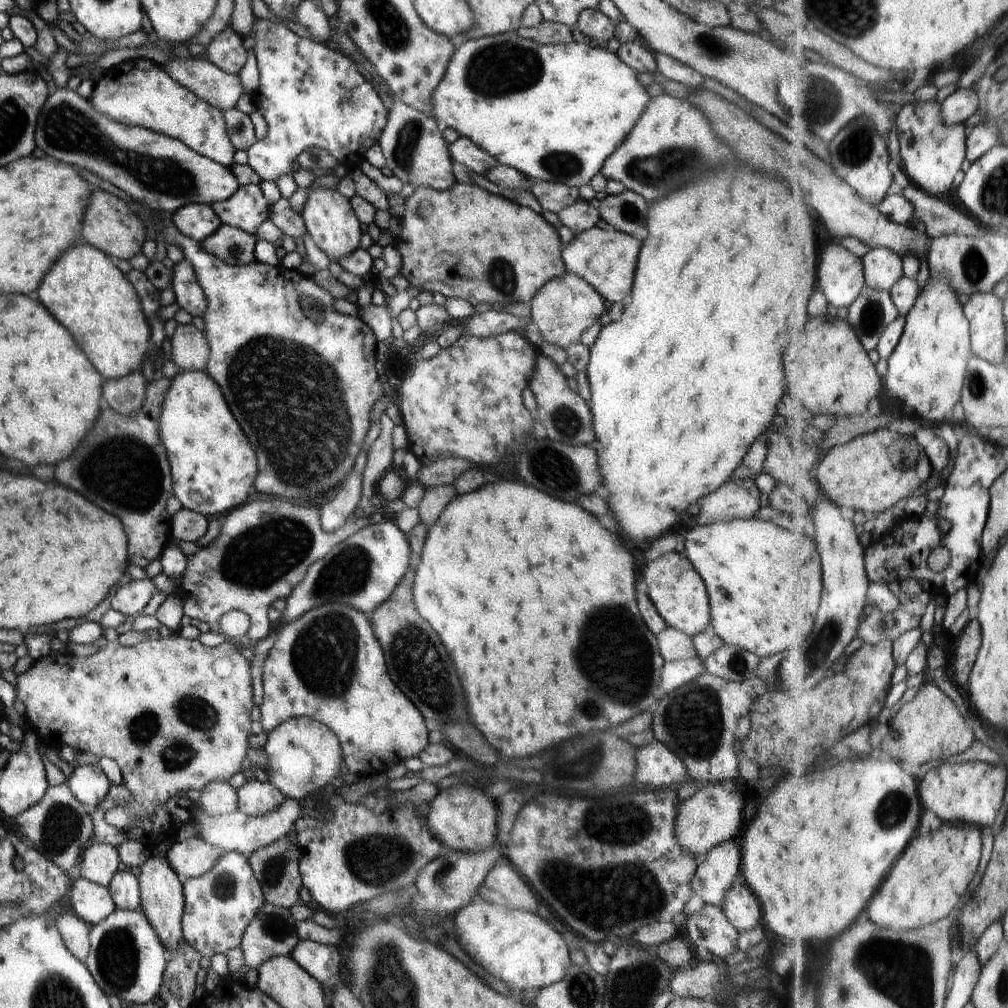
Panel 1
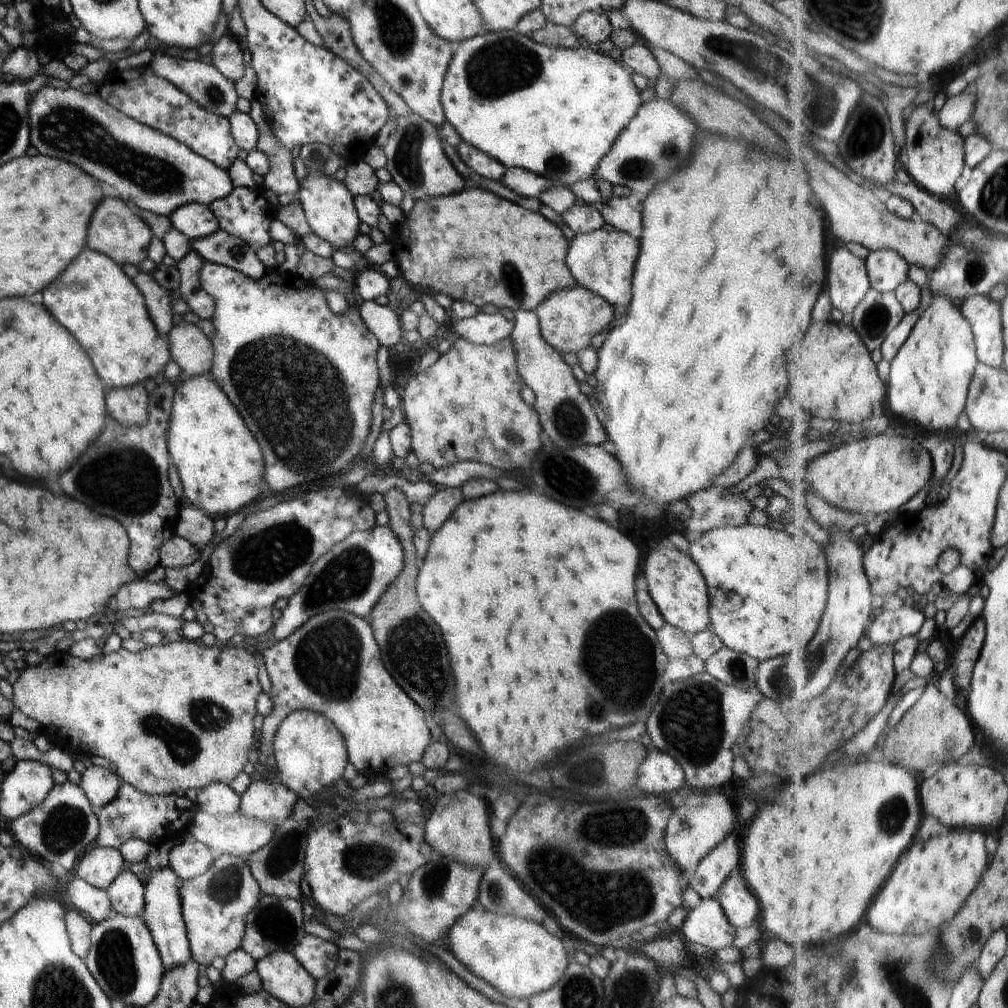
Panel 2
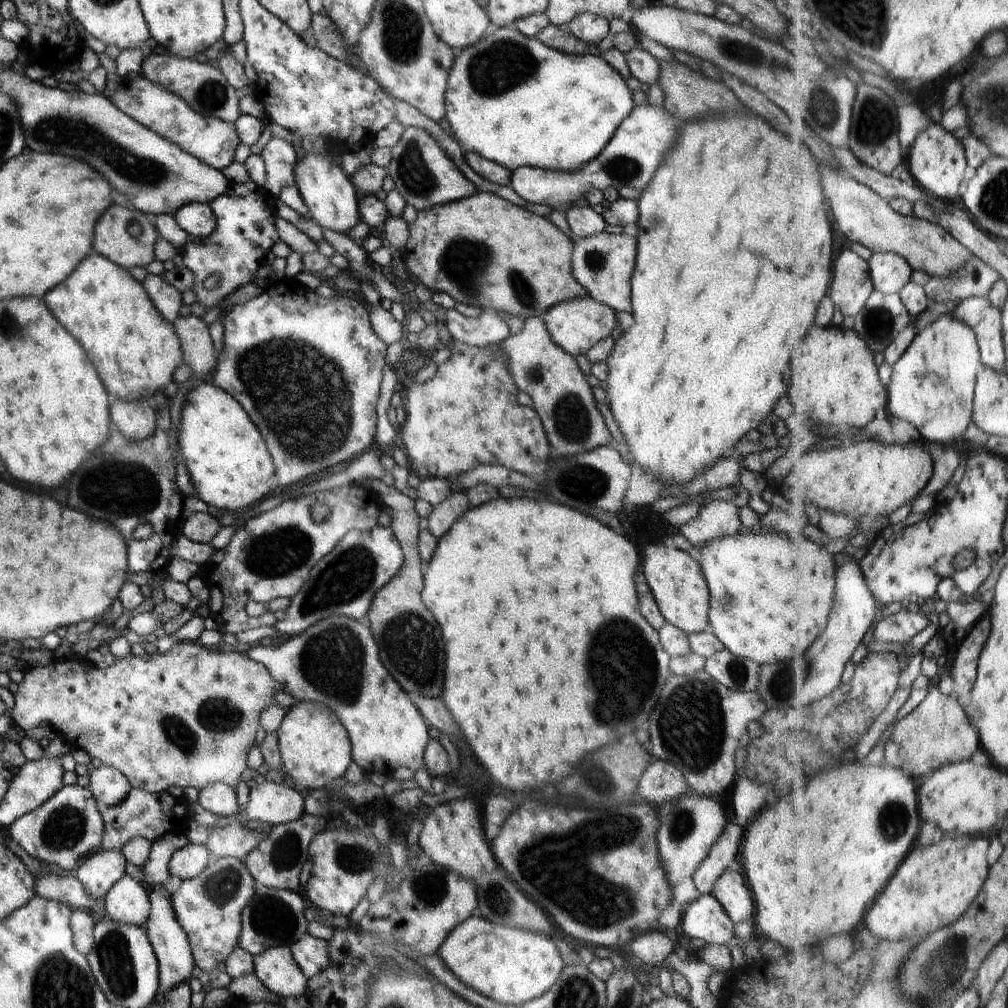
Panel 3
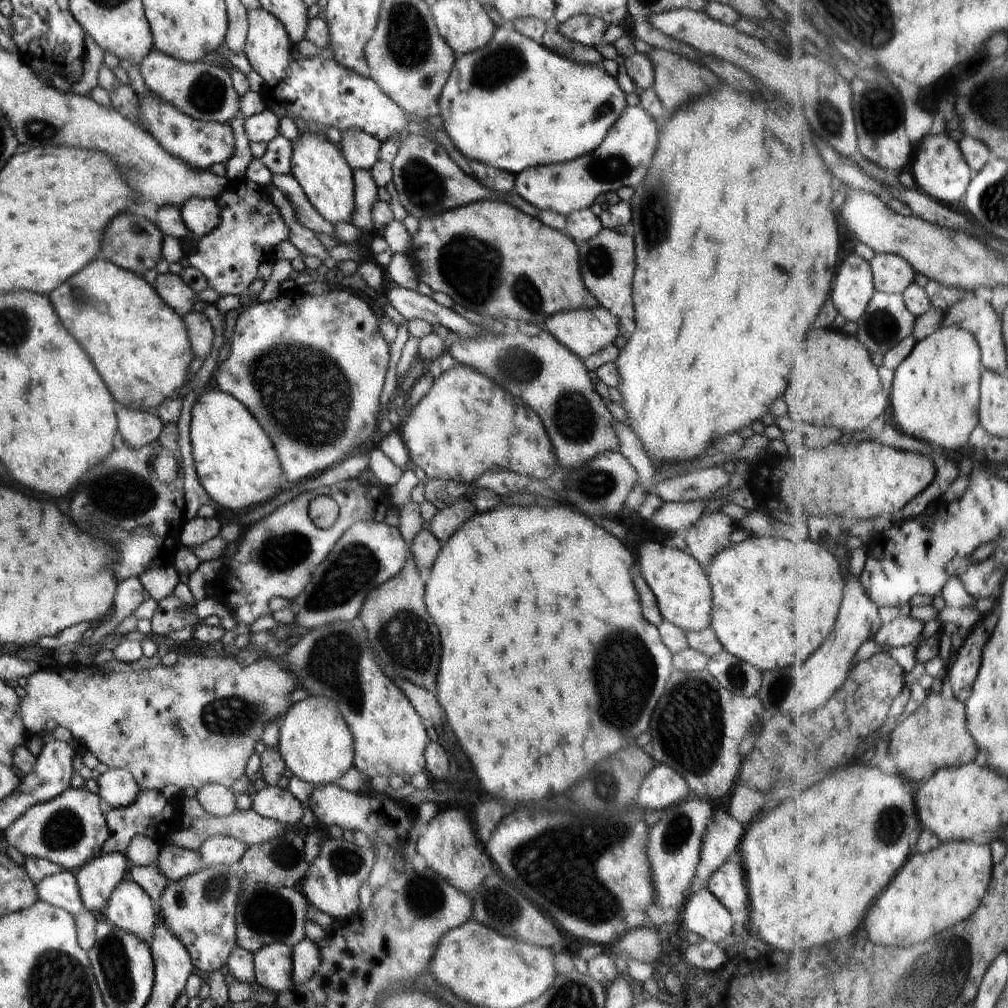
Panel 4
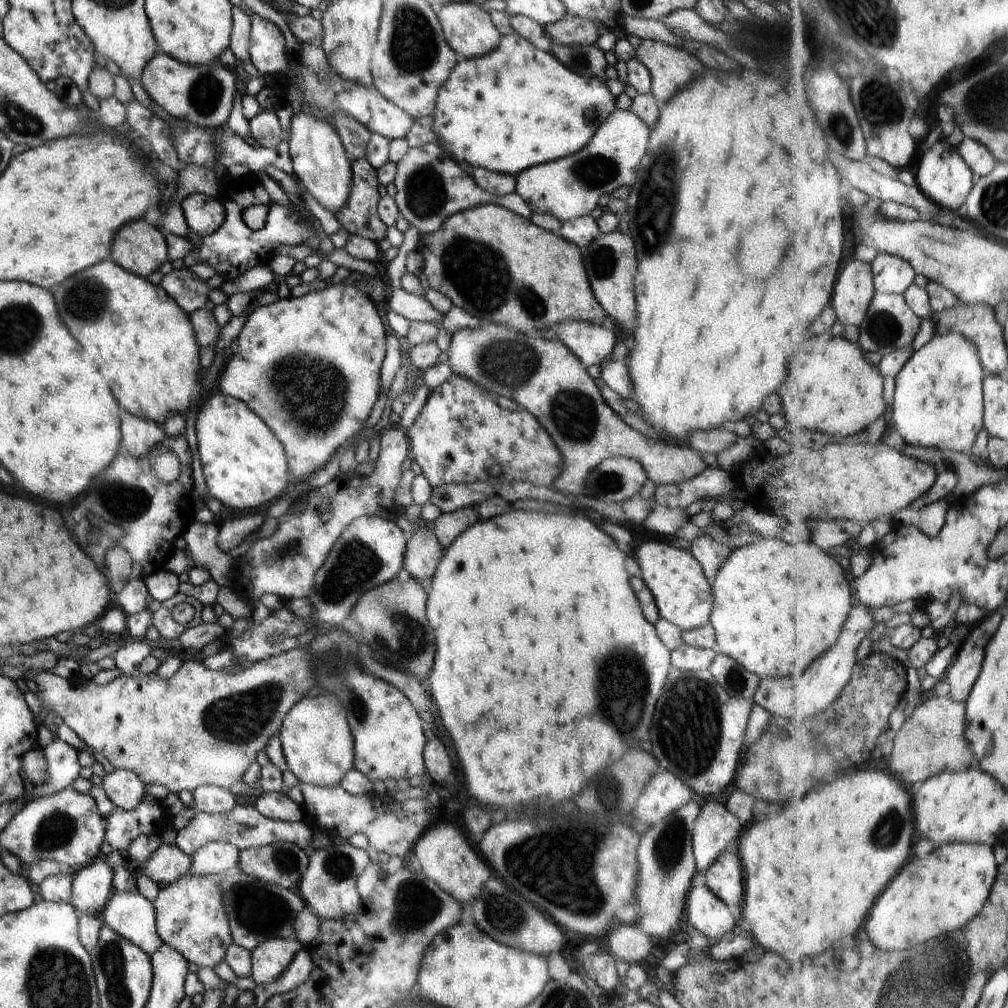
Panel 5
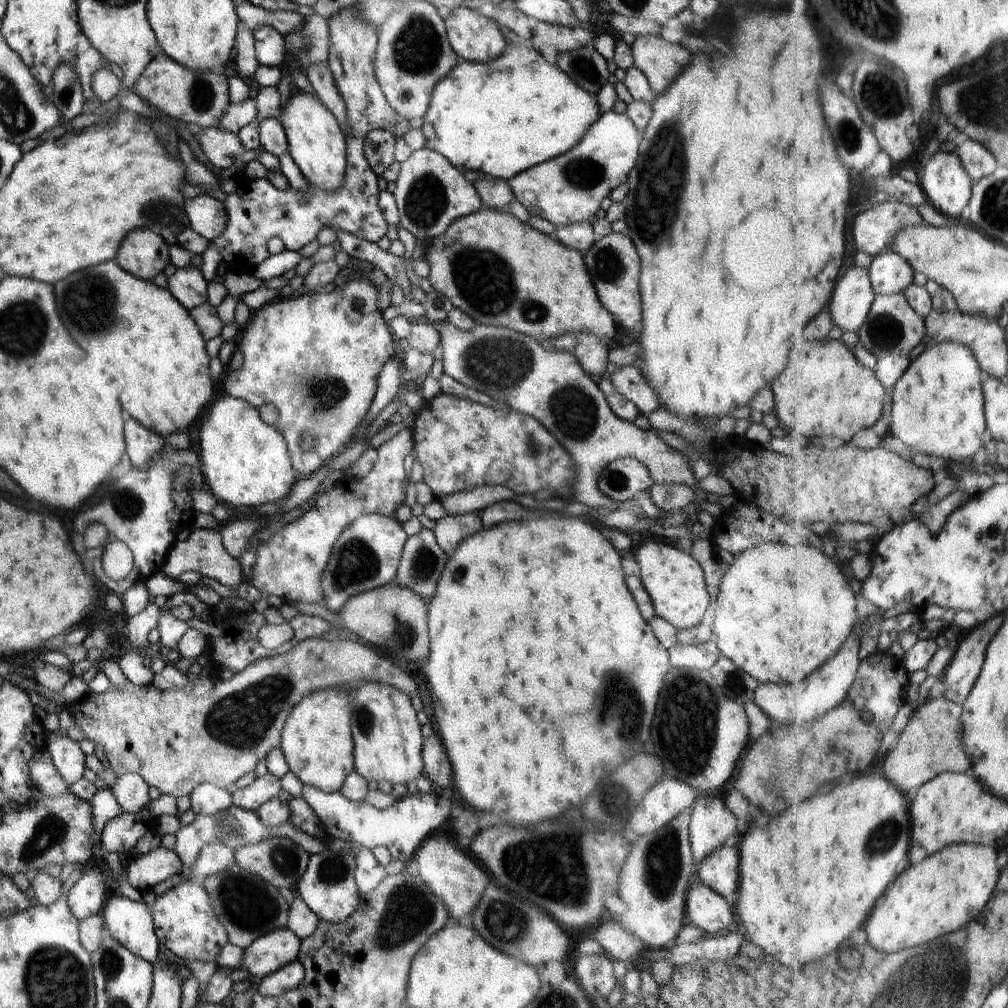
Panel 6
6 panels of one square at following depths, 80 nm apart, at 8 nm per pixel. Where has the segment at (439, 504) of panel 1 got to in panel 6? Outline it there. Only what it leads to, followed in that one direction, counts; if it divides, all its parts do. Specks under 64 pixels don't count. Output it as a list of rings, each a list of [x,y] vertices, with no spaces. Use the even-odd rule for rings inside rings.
[[[466,513],[463,515],[445,515],[434,528],[435,539],[438,546],[451,557],[457,546],[476,532],[482,530],[478,513]]]

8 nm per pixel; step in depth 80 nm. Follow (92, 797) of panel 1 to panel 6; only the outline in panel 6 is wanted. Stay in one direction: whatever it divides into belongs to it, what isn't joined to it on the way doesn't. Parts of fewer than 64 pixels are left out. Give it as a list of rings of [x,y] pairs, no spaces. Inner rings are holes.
[[[124,773],[117,776],[117,780],[110,790],[122,807],[124,813],[138,814],[146,809],[150,803],[149,784],[136,773]]]

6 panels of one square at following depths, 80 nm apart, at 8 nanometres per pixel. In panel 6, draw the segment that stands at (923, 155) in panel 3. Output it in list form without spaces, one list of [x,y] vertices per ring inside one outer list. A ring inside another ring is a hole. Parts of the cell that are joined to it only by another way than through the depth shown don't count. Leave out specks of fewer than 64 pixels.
[[[938,151],[920,182],[929,200],[942,212],[957,220],[967,216],[976,182],[956,151]]]

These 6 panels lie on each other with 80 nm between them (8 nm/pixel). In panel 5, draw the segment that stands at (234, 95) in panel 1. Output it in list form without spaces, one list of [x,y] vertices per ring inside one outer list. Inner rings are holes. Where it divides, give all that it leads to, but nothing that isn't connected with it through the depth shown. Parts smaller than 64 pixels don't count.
[[[159,50],[148,61],[140,79],[144,90],[166,117],[188,121],[205,129],[217,129],[227,124],[234,97],[234,78],[219,62],[190,66]]]

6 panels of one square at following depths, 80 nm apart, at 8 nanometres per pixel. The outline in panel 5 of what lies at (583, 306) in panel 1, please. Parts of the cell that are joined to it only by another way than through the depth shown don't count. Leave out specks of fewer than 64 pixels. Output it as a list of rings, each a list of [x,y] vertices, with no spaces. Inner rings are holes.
[[[609,316],[604,325],[564,321],[554,325],[552,329],[587,368],[592,364],[602,367],[611,360],[614,345],[617,343],[614,325],[615,322]]]

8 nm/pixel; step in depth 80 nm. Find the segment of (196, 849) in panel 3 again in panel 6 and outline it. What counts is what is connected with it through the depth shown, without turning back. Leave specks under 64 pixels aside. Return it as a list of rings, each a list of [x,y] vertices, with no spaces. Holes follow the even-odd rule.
[[[160,846],[146,854],[136,856],[128,867],[124,868],[124,876],[142,894],[152,892],[156,884],[179,874],[180,869],[181,862],[176,853]]]

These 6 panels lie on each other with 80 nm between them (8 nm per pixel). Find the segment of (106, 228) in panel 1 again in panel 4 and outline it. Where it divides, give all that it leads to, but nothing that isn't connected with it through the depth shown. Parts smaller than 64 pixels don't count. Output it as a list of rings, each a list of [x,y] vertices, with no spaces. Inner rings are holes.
[[[130,212],[121,213],[113,218],[106,229],[101,256],[119,267],[142,276],[143,272],[156,268],[156,264],[162,260],[163,235],[156,224],[146,218]]]

